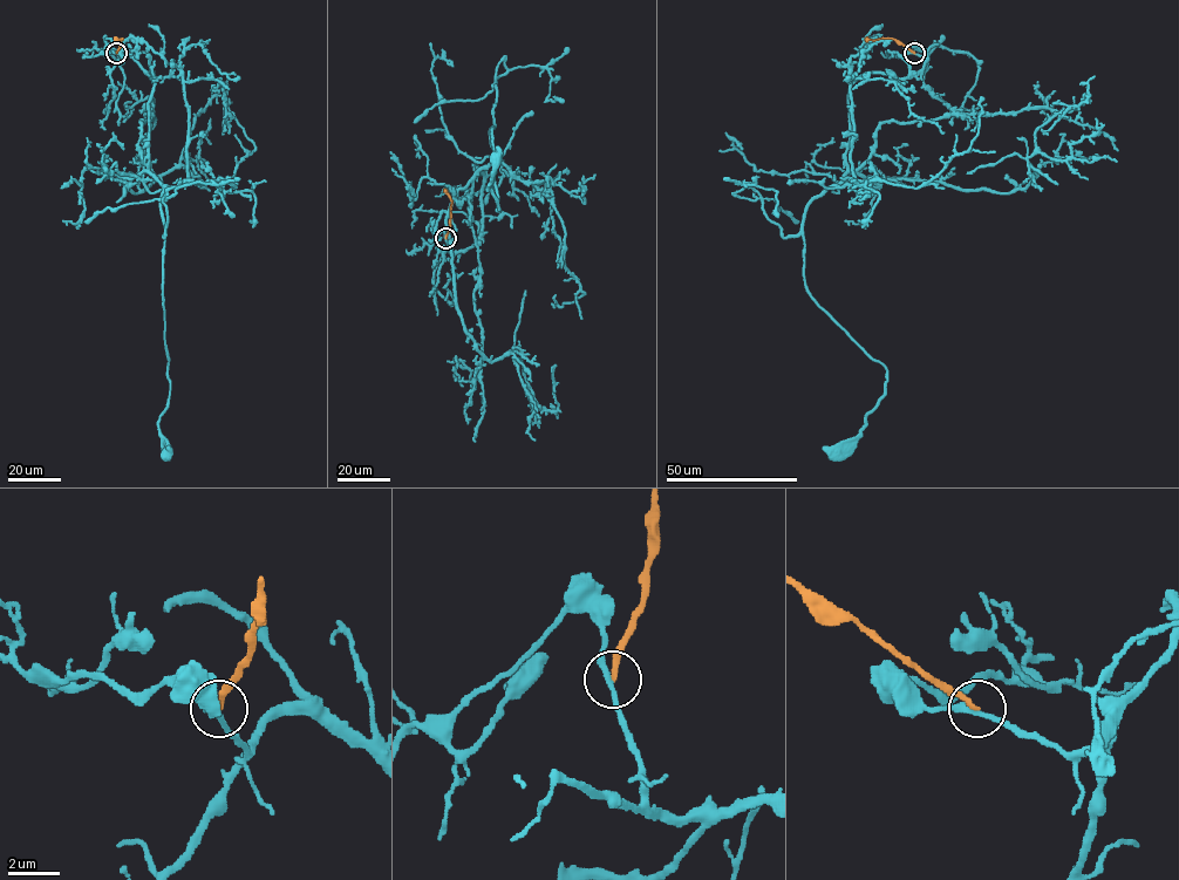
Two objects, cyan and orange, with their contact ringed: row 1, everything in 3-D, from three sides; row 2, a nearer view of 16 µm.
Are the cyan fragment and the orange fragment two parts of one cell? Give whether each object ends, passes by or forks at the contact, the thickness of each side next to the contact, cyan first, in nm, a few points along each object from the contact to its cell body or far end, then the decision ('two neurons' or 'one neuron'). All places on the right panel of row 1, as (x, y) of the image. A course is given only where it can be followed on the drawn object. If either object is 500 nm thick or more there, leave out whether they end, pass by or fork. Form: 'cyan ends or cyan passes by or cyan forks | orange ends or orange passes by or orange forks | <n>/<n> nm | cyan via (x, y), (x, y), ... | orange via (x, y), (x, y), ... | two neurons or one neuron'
cyan passes by | orange ends | 200/190 nm | cyan via (914, 53), (917, 74), (852, 84), (845, 177), (803, 225), (806, 291), (886, 369), (837, 455) | orange via (914, 53), (890, 38), (865, 39) | two neurons

